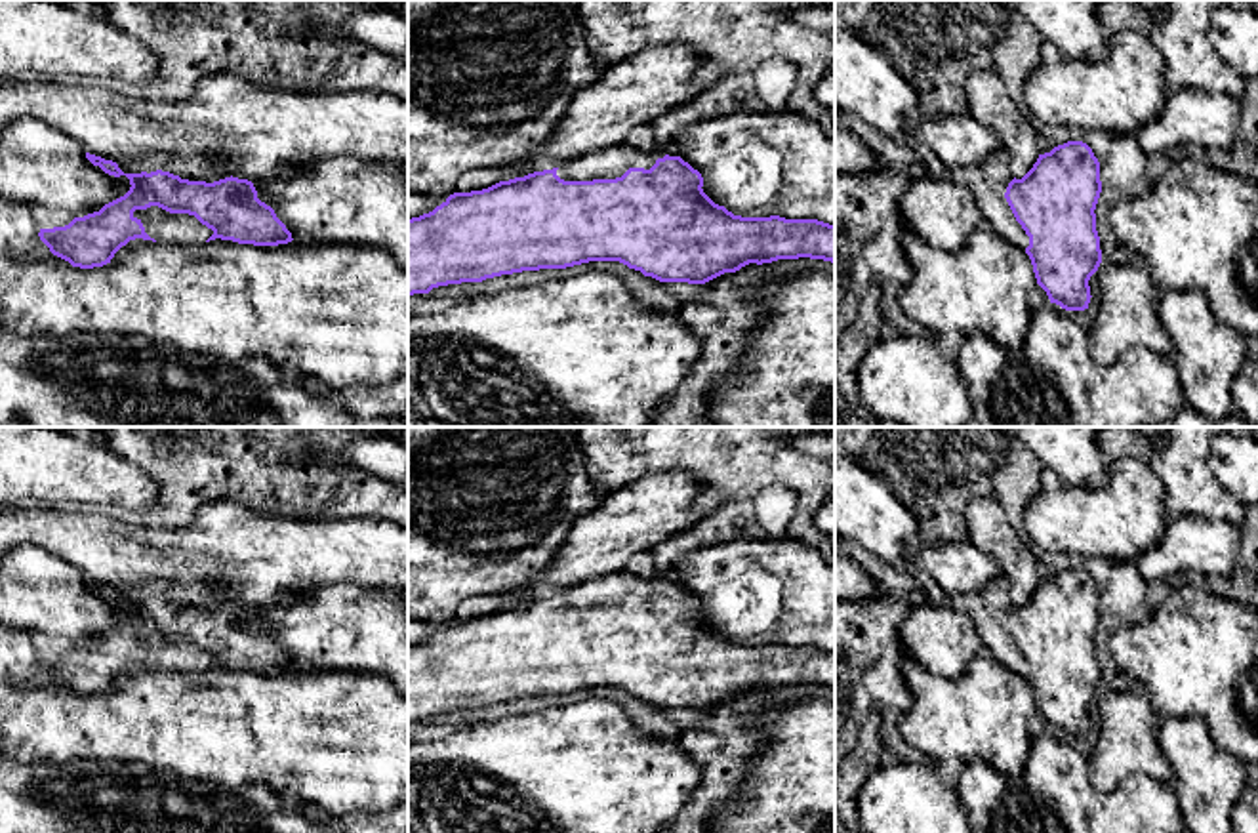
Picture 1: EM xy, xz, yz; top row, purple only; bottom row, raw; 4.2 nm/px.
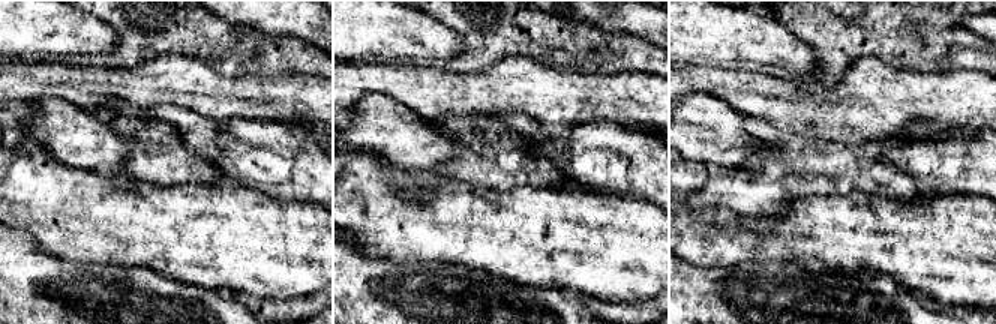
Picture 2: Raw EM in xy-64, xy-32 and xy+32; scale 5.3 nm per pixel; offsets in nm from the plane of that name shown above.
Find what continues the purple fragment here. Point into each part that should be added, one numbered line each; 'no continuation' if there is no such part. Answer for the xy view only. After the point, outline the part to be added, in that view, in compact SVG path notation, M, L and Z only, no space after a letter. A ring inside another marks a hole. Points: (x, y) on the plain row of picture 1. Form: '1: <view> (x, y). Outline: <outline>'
1: xy (182, 656). Outline: M158 633L135 637L145 660L160 671L193 673L206 669L213 658L202 652L194 642L170 640Z

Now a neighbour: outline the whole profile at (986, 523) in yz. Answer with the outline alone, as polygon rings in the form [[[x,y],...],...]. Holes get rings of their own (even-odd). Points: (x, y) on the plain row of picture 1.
[[[995,496],[974,498],[963,515],[968,541],[999,562],[1003,578],[1010,583],[1012,604],[1022,606],[1039,585],[1031,545],[1008,522]]]

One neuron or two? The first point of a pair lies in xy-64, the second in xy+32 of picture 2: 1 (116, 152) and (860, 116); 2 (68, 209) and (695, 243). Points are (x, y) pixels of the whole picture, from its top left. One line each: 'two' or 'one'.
1: two
2: one

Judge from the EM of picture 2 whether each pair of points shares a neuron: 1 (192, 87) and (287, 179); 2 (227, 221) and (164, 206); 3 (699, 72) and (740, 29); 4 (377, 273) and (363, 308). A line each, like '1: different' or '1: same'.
1: different
2: same
3: different
4: same

